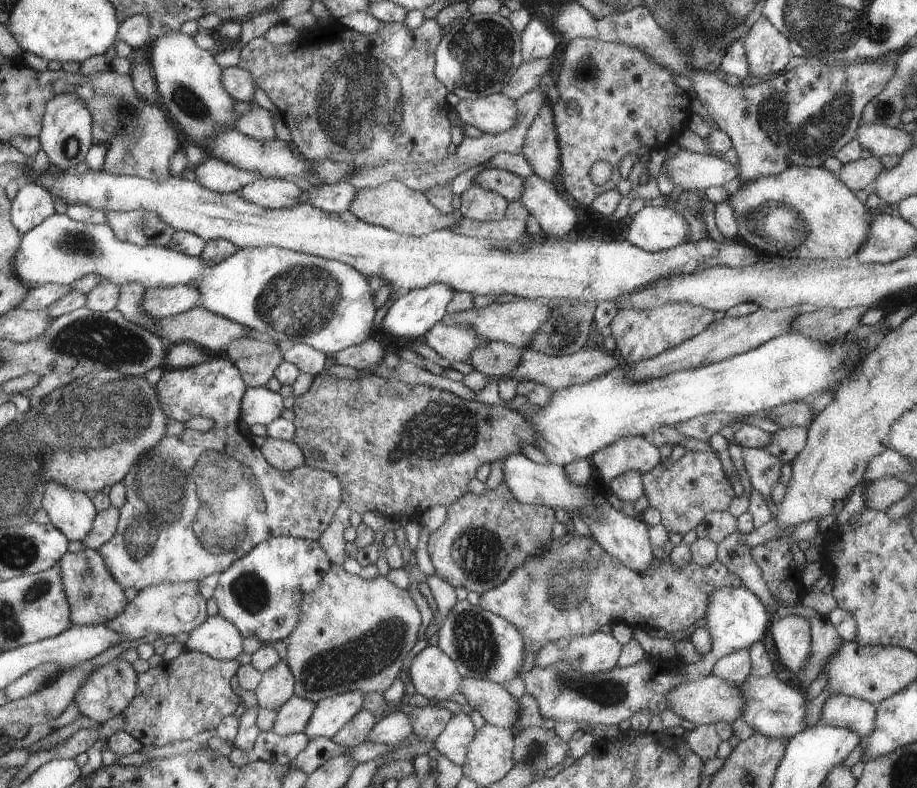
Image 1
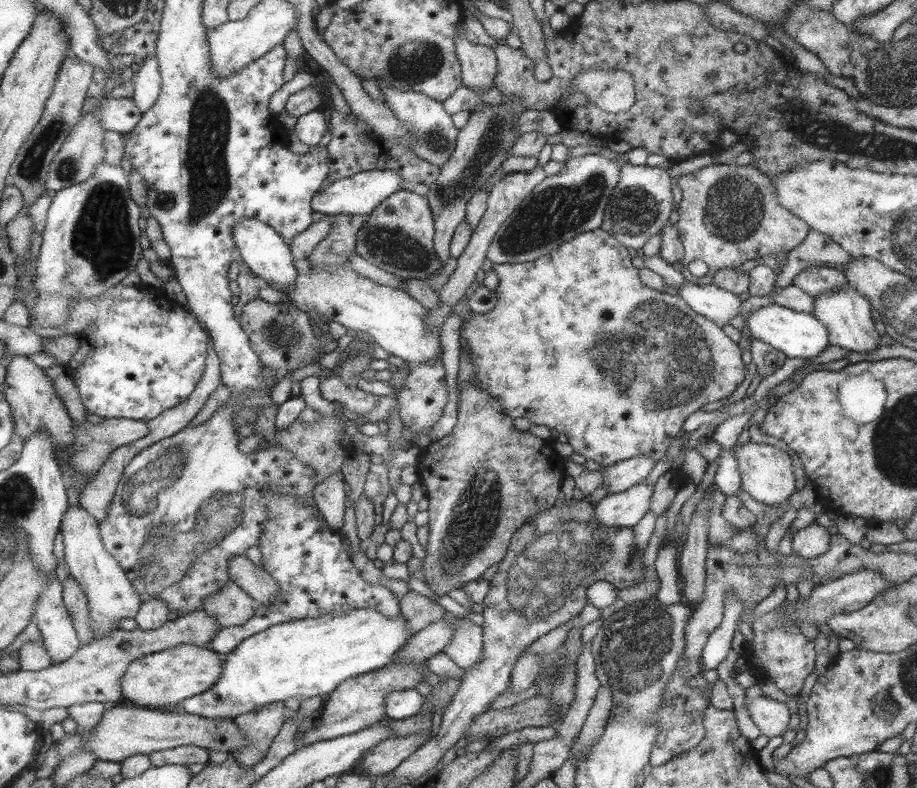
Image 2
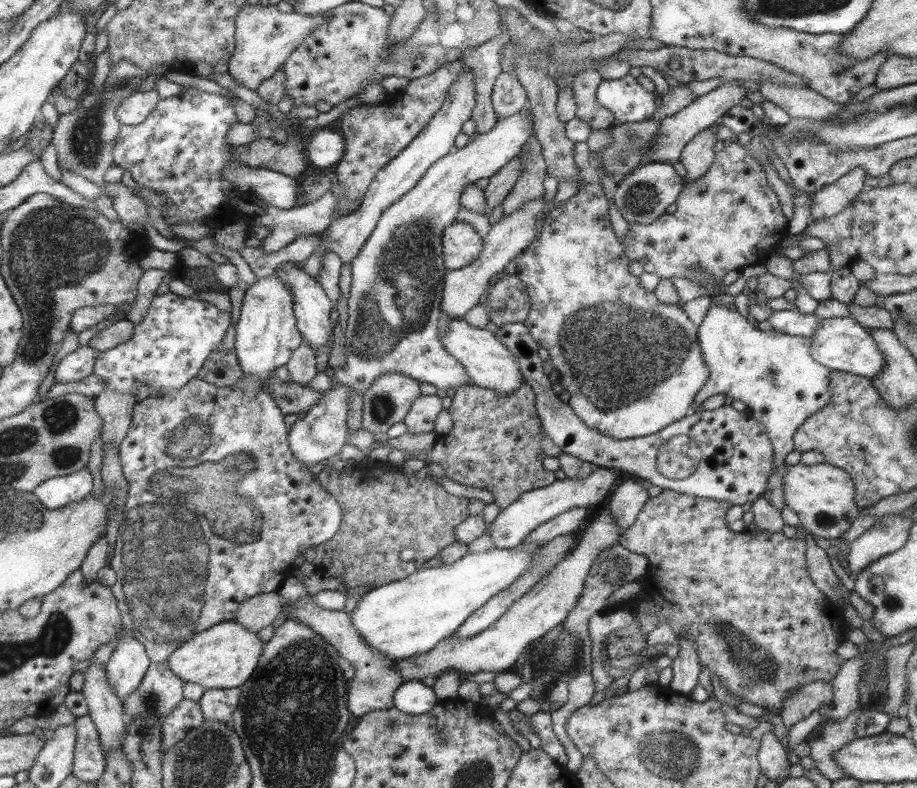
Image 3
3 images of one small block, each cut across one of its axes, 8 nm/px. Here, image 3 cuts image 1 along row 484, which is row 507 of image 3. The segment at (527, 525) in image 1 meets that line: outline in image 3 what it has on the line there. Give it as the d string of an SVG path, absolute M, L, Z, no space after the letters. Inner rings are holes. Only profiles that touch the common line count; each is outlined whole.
M524 382L512 392L513 394L497 394L495 391L471 384L455 387L450 394L451 406L447 409L453 428L447 435L437 436L435 445L429 450L429 454L426 454L427 463L437 464L443 470L445 478L466 487L487 490L493 496L492 503L498 506L500 511L515 502L520 494L556 481L554 474L545 471L542 466L545 455L541 450L539 438L535 392Z

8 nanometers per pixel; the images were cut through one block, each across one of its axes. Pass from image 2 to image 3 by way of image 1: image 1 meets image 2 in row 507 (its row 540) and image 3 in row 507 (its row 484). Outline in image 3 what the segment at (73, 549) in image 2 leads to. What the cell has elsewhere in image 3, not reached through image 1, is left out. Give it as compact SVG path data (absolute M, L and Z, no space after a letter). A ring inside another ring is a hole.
M84 469L65 477L57 476L42 483L34 493L49 510L57 510L91 496L93 474L88 469Z

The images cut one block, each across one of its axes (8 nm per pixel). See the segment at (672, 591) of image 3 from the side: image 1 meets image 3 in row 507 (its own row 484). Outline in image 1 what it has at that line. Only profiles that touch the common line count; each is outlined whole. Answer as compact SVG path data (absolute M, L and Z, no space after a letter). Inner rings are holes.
M687 451L673 462L663 459L659 465L641 473L641 484L647 502L660 512L663 528L681 535L694 530L709 513L729 511L729 504L737 498L729 478L725 478L725 466L711 452Z

